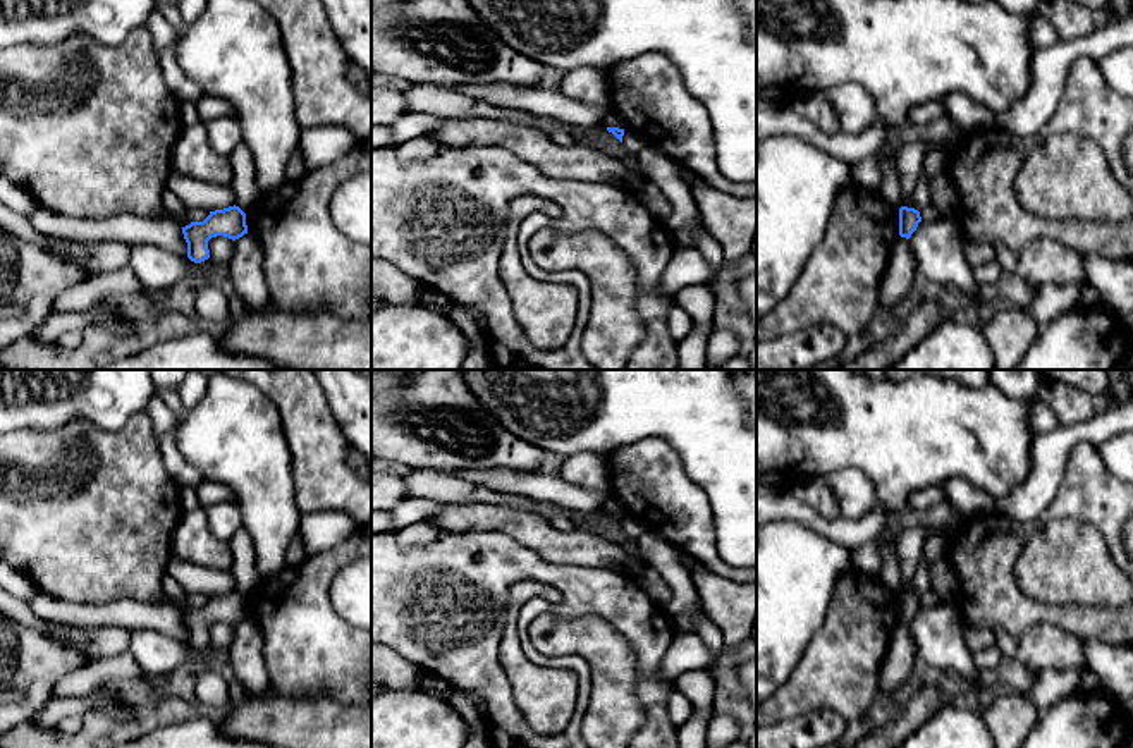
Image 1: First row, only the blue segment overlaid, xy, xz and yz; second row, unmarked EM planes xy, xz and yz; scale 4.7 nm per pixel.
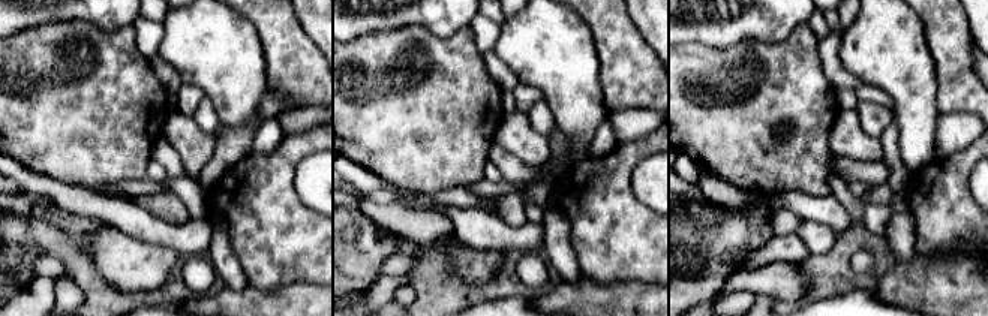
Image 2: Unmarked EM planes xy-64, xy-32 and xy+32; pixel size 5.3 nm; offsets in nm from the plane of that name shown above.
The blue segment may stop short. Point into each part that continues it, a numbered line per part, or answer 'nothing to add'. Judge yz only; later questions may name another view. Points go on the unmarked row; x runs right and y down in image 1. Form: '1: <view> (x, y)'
nothing to add

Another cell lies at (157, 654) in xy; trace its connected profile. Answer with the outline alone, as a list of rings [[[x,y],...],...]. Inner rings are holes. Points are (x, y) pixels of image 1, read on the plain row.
[[[129,629],[129,635],[127,652],[143,667],[146,676],[168,676],[189,660],[208,660],[220,652],[211,643],[194,648],[186,641],[151,629]]]

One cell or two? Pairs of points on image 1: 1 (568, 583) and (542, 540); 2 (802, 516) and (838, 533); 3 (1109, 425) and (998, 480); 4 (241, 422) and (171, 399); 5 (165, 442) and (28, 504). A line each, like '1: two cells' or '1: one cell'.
1: two cells
2: one cell
3: two cells
4: two cells
5: two cells

